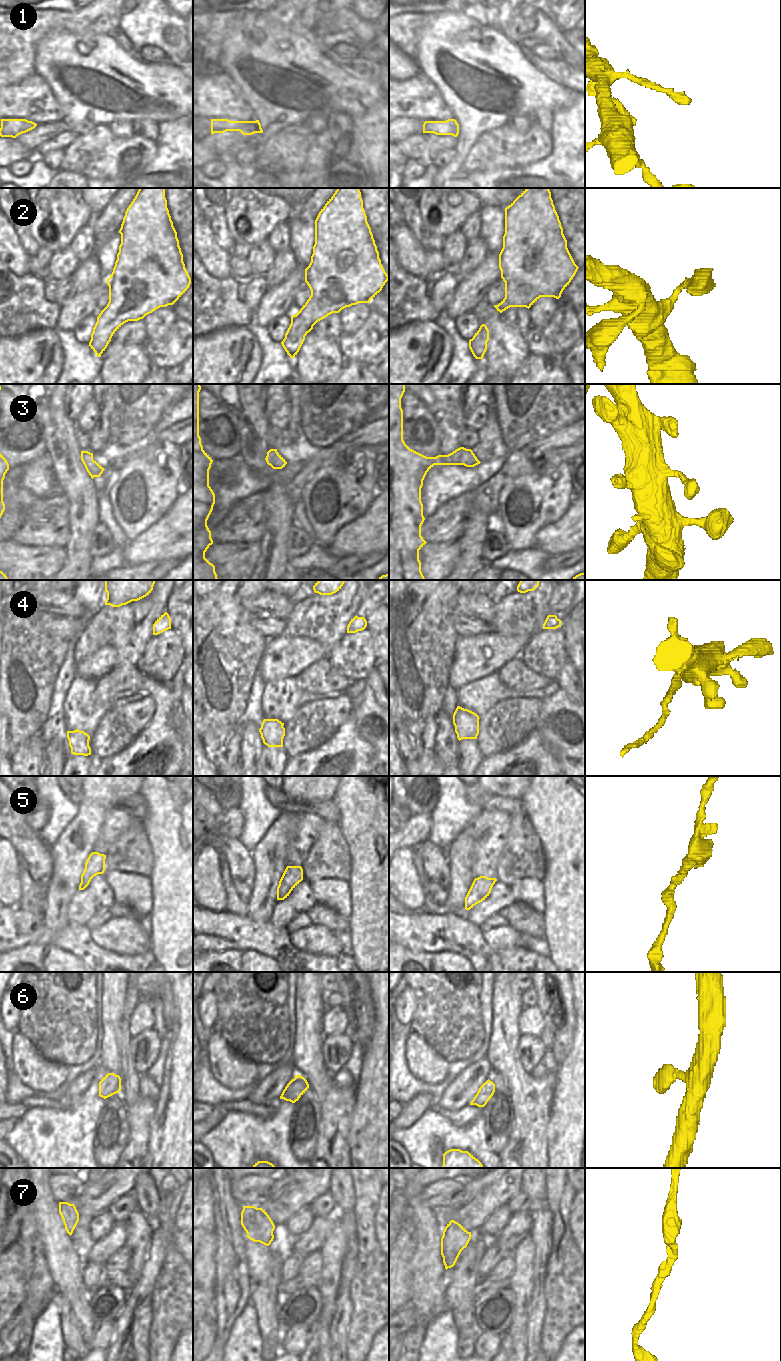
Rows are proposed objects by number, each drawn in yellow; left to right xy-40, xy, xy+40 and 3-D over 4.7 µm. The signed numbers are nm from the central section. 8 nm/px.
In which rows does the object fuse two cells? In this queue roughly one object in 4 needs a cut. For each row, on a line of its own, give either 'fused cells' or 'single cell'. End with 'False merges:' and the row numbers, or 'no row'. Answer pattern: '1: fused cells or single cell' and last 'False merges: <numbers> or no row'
1: single cell
2: single cell
3: single cell
4: fused cells
5: single cell
6: single cell
7: single cell
False merges: 4

